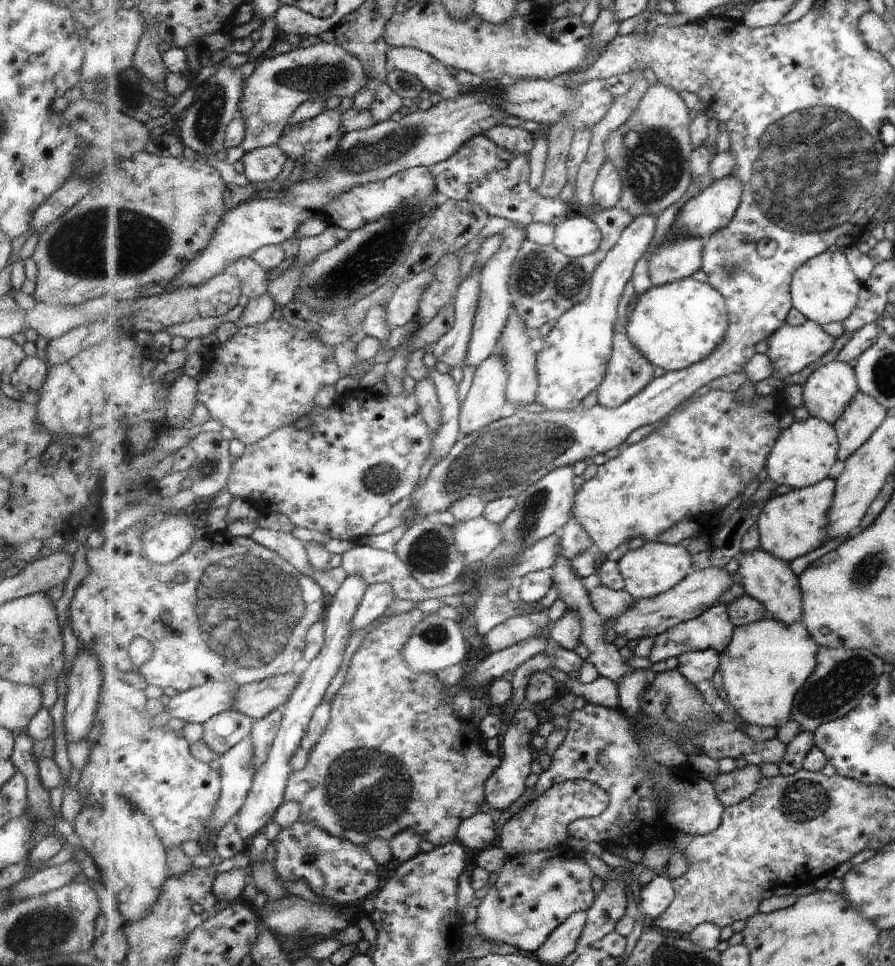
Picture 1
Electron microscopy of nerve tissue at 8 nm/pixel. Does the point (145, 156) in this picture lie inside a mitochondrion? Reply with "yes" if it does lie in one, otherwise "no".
no

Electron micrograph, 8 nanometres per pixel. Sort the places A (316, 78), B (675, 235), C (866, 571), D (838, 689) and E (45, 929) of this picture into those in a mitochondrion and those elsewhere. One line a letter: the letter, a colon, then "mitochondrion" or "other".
A: mitochondrion
B: other
C: mitochondrion
D: mitochondrion
E: mitochondrion

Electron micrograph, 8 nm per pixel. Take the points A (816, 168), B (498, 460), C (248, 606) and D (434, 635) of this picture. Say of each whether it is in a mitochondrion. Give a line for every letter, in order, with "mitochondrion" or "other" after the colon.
A: mitochondrion
B: mitochondrion
C: mitochondrion
D: mitochondrion

